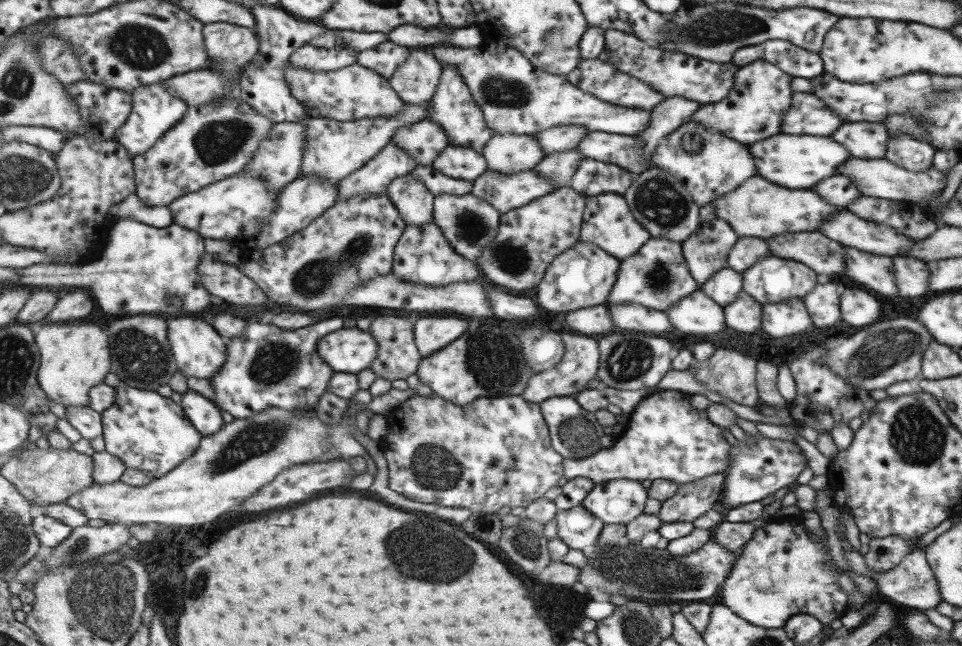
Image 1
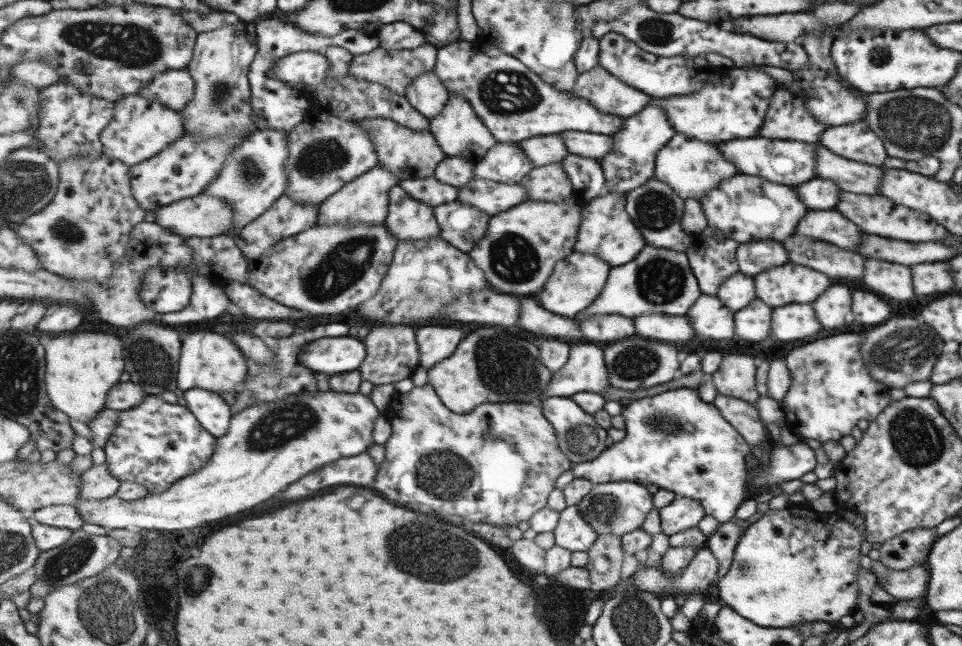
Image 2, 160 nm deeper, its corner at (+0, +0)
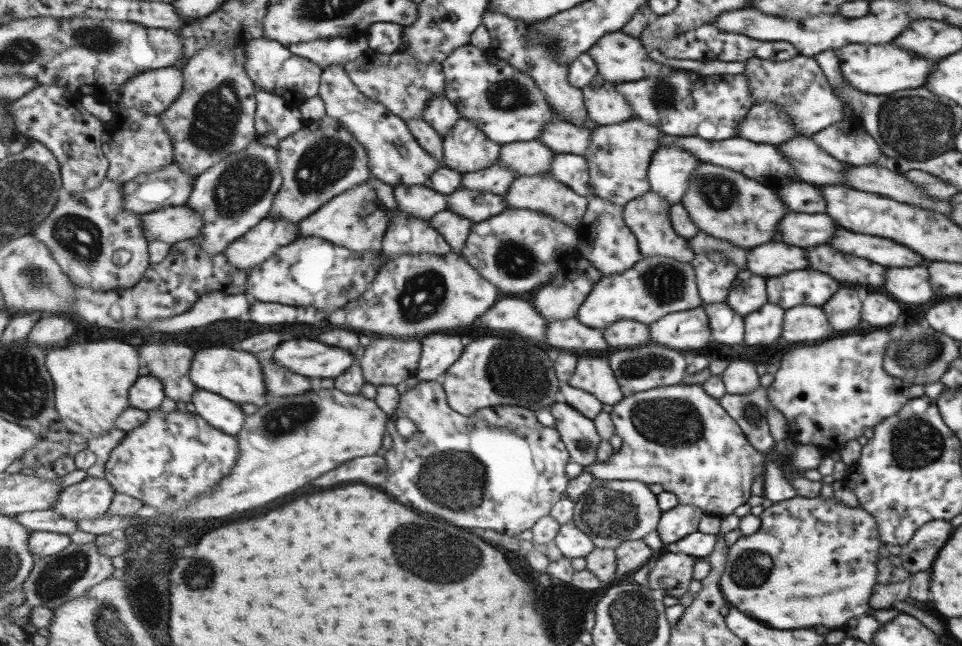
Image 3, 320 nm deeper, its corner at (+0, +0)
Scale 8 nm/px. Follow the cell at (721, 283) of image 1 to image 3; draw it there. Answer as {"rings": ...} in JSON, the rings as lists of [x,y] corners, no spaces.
{"rings":[[[739,274],[736,280],[732,281],[732,285],[729,287],[729,292],[726,298],[726,303],[728,307],[736,312],[740,317],[749,314],[755,310],[759,310],[768,300],[766,296],[766,286],[765,286],[766,277],[759,275],[745,275]]]}

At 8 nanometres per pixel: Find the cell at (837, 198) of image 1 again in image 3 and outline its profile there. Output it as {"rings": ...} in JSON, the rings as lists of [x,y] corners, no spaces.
{"rings":[[[787,184],[777,190],[777,196],[791,212],[825,212],[825,202],[819,196],[819,190],[809,184]]]}

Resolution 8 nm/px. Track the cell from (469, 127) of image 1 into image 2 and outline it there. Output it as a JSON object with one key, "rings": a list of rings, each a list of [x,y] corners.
{"rings":[[[455,93],[449,94],[449,98],[448,106],[444,108],[444,111],[436,118],[430,119],[431,131],[443,152],[448,156],[463,156],[473,164],[481,162],[498,143],[498,140],[466,98],[459,97]]]}

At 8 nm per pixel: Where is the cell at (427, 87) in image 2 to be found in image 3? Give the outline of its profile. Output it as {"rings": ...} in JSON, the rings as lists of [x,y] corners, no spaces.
{"rings":[[[446,95],[432,98],[424,110],[424,119],[443,137],[447,136],[460,122],[460,118],[462,116],[457,105],[453,104]]]}

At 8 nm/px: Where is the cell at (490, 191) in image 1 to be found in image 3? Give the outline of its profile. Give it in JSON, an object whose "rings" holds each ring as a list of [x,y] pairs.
{"rings":[[[465,187],[452,192],[448,201],[449,209],[477,223],[492,219],[509,208],[503,194]]]}

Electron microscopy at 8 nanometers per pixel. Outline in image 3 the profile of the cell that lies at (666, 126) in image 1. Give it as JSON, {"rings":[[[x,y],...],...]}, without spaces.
{"rings":[[[640,118],[617,124],[599,125],[592,129],[592,144],[584,156],[590,166],[594,194],[623,207],[632,200],[648,194],[652,190],[648,170],[652,166],[653,155],[661,146],[660,138],[663,135],[666,133],[658,126]]]}

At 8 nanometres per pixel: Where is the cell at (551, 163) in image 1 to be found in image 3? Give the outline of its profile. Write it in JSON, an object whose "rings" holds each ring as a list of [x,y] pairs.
{"rings":[[[550,171],[539,175],[520,176],[516,178],[512,187],[504,195],[504,199],[510,208],[538,210],[549,216],[554,216],[557,220],[578,230],[584,222],[584,216],[588,211],[590,203],[589,197],[577,194],[570,186],[557,180]]]}

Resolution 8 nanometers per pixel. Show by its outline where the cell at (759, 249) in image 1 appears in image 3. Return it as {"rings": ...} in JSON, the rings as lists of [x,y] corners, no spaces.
{"rings":[[[779,242],[761,244],[761,246],[753,248],[753,252],[749,250],[748,256],[745,275],[771,277],[807,268],[807,260],[805,260],[805,254],[801,248],[793,248],[793,246],[779,244]]]}

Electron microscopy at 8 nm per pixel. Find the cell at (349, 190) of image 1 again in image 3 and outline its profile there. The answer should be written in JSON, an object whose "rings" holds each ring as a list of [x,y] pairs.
{"rings":[[[370,180],[331,199],[327,204],[299,223],[299,237],[318,236],[353,252],[380,252],[390,226],[386,205],[379,200]]]}

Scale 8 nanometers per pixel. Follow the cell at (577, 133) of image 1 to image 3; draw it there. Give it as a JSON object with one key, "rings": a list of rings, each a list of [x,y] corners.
{"rings":[[[540,139],[502,145],[500,153],[500,164],[518,172],[520,176],[549,172],[556,155]]]}

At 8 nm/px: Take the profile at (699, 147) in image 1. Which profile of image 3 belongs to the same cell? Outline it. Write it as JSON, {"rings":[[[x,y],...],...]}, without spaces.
{"rings":[[[661,145],[653,155],[652,166],[648,170],[652,191],[672,205],[681,203],[699,163],[700,160],[684,148]]]}

